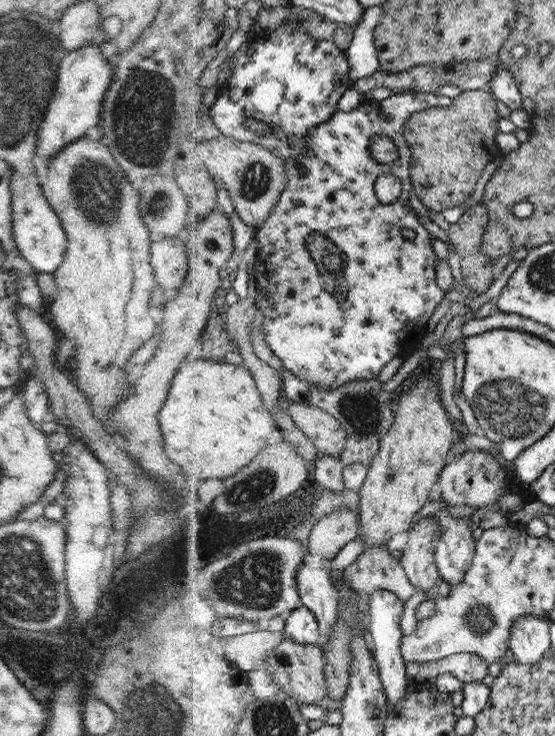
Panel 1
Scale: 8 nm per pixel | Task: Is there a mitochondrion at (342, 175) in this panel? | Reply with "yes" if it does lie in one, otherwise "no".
no

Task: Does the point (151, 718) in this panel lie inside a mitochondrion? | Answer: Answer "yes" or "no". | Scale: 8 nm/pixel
yes

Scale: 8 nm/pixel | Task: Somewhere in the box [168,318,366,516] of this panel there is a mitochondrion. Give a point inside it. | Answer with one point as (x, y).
(255, 489)

